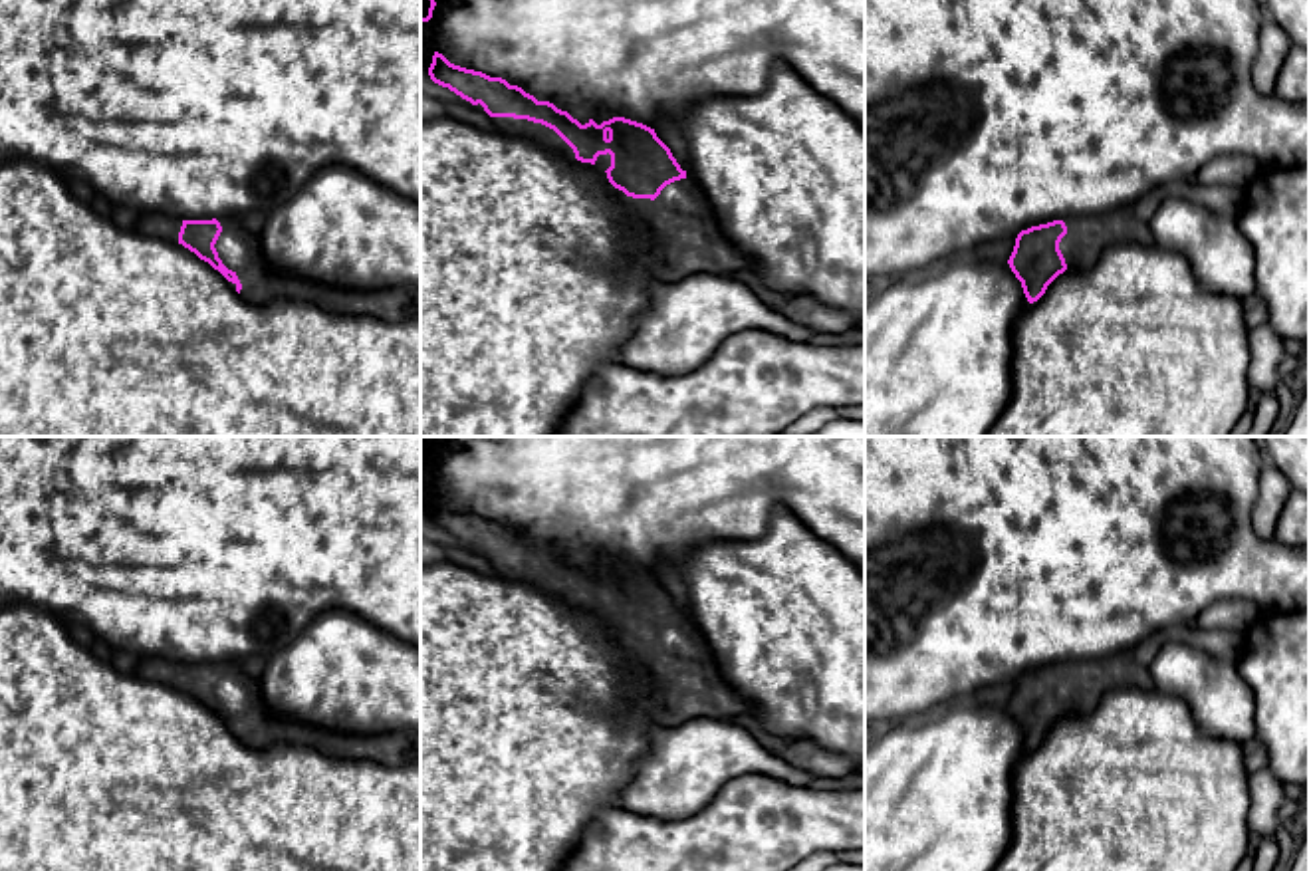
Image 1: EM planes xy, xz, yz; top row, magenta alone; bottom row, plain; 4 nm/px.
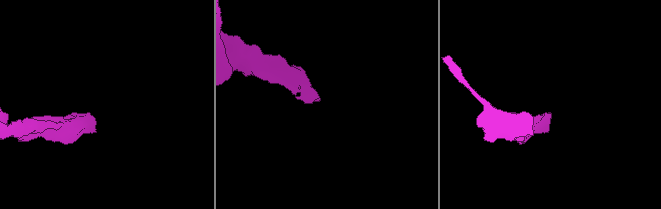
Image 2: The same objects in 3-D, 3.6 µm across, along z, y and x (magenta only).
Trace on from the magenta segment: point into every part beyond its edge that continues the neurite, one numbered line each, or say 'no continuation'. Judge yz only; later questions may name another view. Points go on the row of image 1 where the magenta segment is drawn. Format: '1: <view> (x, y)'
1: yz (1087, 237)

